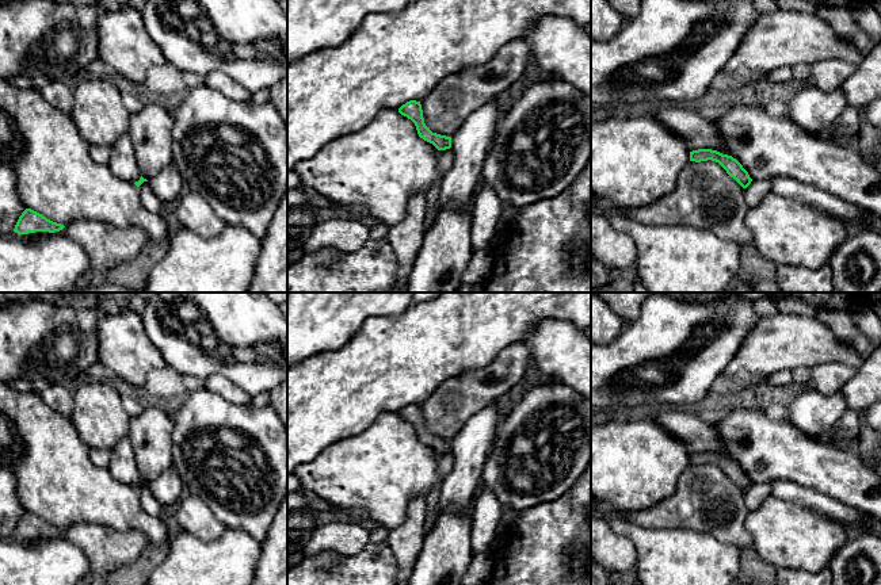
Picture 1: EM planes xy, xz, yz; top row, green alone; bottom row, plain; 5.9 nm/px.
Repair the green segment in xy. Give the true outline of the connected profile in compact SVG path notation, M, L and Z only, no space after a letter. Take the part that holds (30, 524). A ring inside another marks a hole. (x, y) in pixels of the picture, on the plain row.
M26 512L19 520L14 535L18 538L28 538L35 535L54 536L62 534L64 531L64 528L50 524L31 512Z

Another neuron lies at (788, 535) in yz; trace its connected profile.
M771 494L747 515L745 528L758 555L775 569L817 573L848 540L842 523Z

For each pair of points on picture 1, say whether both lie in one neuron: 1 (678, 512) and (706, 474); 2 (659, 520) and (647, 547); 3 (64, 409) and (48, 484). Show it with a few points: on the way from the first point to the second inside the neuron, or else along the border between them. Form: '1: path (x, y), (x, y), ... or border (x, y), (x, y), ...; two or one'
1: path (687, 503), (706, 484); one
2: border (625, 519), (645, 527), (689, 527); two
3: border (39, 393), (54, 410), (69, 419); two

